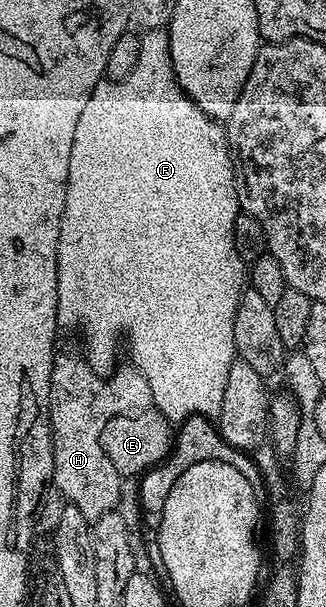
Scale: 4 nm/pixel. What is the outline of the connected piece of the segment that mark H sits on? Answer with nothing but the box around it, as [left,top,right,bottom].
[48,354,153,522]

